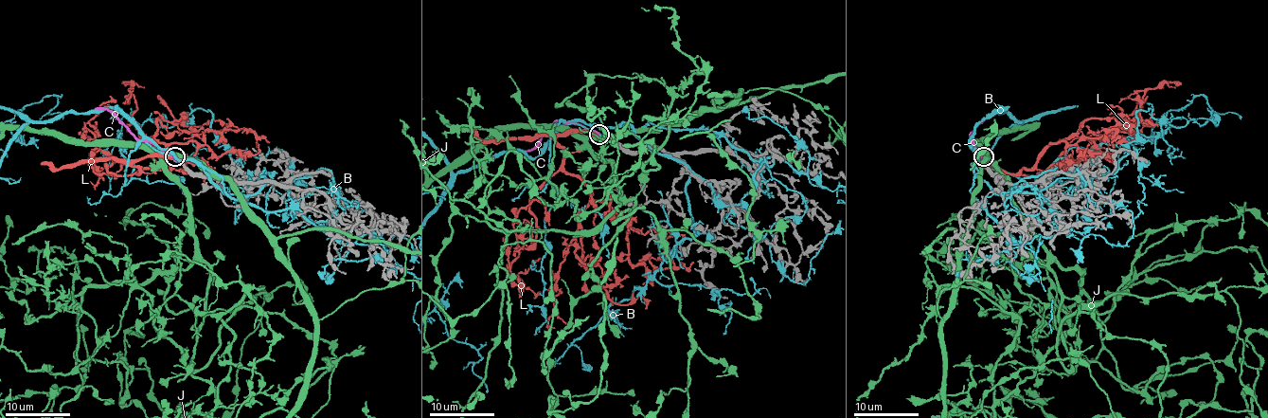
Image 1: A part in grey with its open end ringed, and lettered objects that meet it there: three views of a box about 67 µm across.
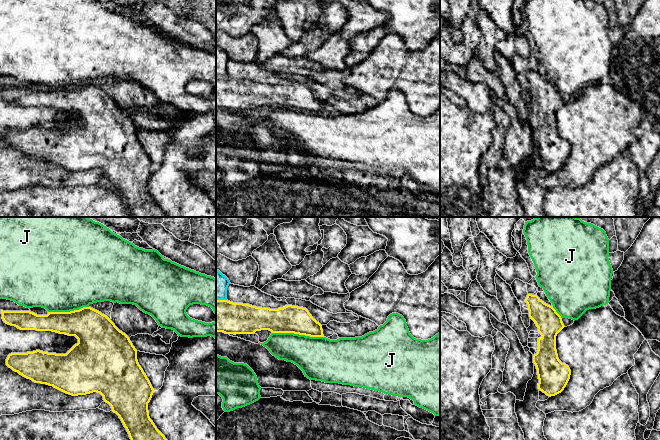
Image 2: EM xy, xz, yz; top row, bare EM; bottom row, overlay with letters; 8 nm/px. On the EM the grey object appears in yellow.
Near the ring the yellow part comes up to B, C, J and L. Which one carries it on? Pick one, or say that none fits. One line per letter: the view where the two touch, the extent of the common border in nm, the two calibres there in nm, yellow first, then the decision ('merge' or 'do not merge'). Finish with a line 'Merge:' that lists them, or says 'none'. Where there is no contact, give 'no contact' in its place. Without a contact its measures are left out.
B: xz | 90 nm | 260/190 nm | do not merge
C: no contact | do not merge
J: xz | 420 nm | 220/340 nm | do not merge
L: no contact | merge
Merge: L

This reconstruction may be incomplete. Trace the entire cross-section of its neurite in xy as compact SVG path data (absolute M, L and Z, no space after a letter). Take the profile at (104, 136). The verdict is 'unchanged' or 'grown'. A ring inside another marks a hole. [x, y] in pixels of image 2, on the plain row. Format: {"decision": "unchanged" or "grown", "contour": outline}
{"decision": "unchanged", "contour": "M83 83L70 88L48 88L47 91L37 91L30 87L3 87L3 97L20 106L52 107L68 112L75 112L78 119L66 130L48 129L40 126L27 129L11 129L6 135L6 141L13 147L35 159L46 160L72 171L86 171L93 168L100 169L104 178L108 179L112 187L121 195L131 217L168 217L157 205L149 193L148 179L155 168L149 155L137 136L137 126L129 113L120 107L115 100L101 88L91 84Z"}

